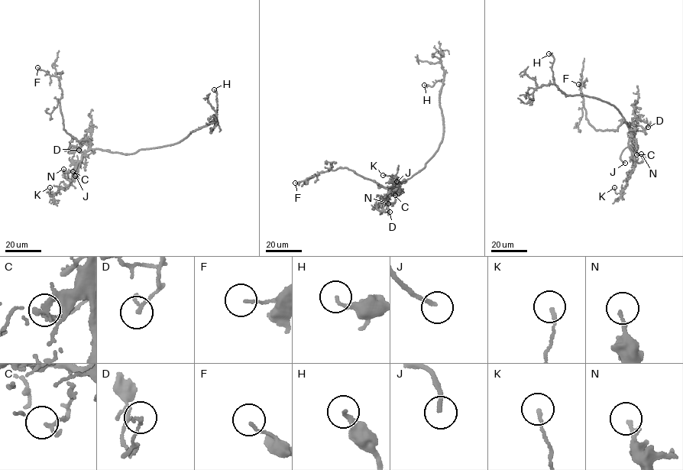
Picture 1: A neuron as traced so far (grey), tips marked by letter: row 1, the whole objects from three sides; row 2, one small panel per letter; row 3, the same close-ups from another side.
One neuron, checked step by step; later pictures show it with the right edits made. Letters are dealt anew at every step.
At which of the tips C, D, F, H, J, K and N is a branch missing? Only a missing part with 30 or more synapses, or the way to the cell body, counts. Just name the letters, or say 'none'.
J

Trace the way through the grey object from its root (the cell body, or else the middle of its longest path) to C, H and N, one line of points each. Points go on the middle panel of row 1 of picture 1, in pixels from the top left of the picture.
C: (419, 172), (394, 188), (392, 191), (397, 195), (395, 195)
H: (419, 172), (438, 149), (443, 131), (439, 101), (443, 80), (438, 80), (432, 86), (424, 85)
N: (419, 172), (390, 190), (393, 187), (399, 190), (394, 203), (388, 203)

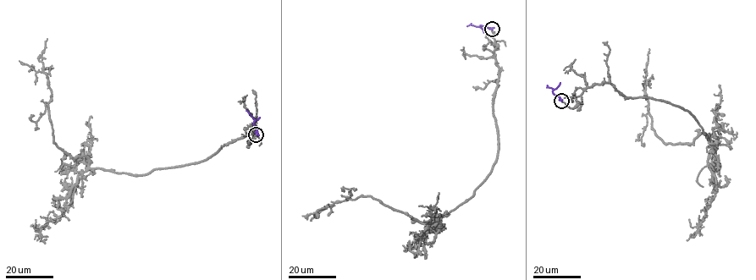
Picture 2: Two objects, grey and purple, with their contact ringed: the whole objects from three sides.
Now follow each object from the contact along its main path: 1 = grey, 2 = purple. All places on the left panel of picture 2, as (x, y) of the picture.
1: (256, 134), (200, 161), (145, 174), (91, 168), (86, 156), (70, 157), (54, 142), (41, 61), (46, 39)
2: (256, 134), (255, 120), (246, 110)

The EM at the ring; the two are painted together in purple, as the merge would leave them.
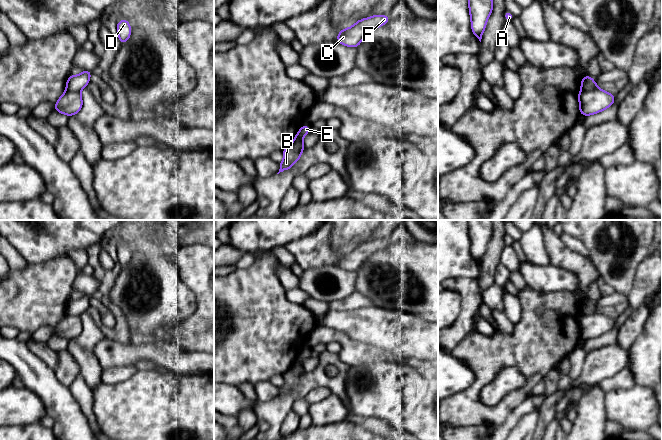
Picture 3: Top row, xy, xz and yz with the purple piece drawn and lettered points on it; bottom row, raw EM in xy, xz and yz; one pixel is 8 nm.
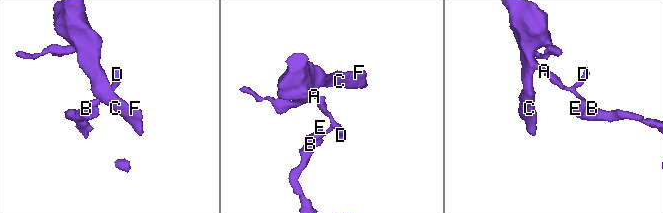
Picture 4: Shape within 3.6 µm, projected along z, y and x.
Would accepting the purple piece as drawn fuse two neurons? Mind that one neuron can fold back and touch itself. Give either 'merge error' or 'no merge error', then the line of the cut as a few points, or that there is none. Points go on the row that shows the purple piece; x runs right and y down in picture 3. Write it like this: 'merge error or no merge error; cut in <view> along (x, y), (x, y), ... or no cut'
merge error; cut in yz along (596, 86), (582, 90)

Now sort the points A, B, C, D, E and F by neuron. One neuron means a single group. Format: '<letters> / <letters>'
A C D F / B E

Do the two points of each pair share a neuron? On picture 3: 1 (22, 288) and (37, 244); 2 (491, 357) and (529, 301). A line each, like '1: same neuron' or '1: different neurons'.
1: different neurons
2: same neuron

